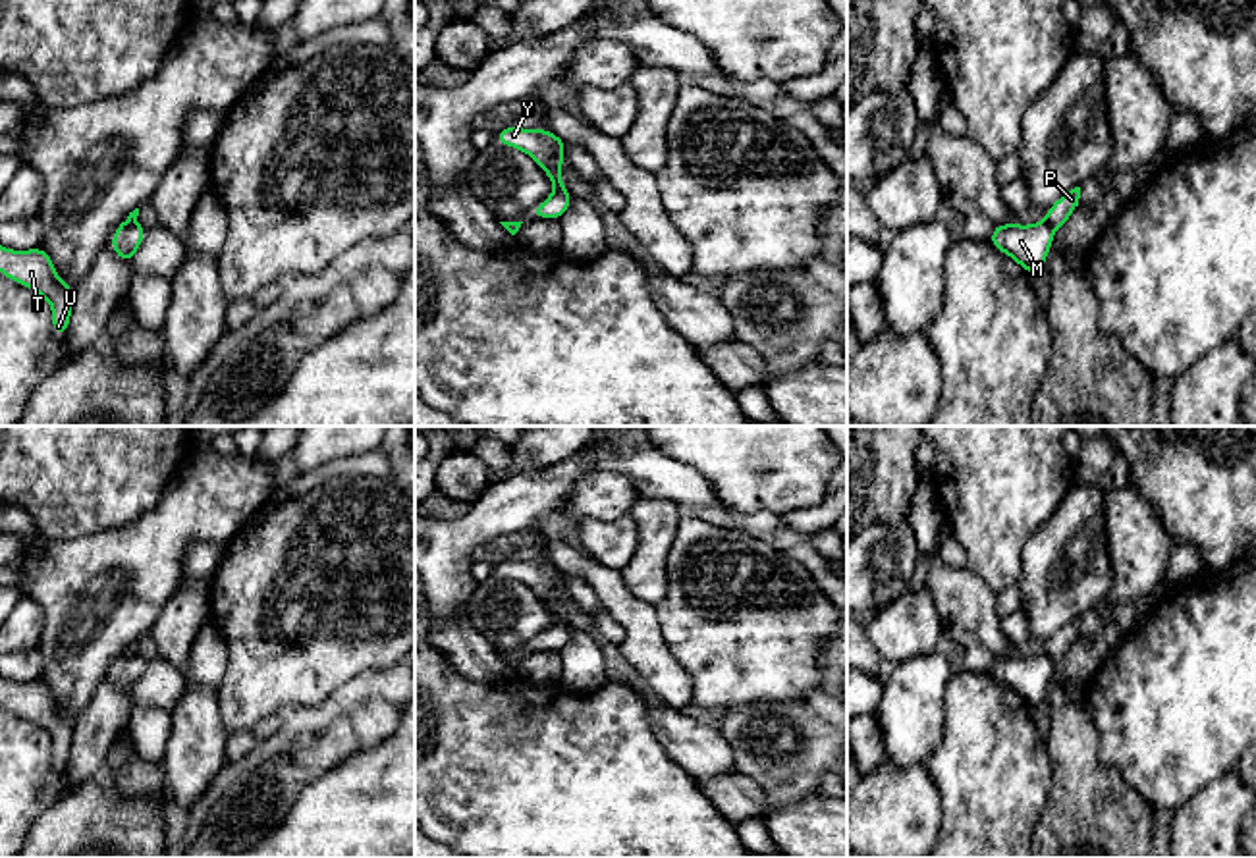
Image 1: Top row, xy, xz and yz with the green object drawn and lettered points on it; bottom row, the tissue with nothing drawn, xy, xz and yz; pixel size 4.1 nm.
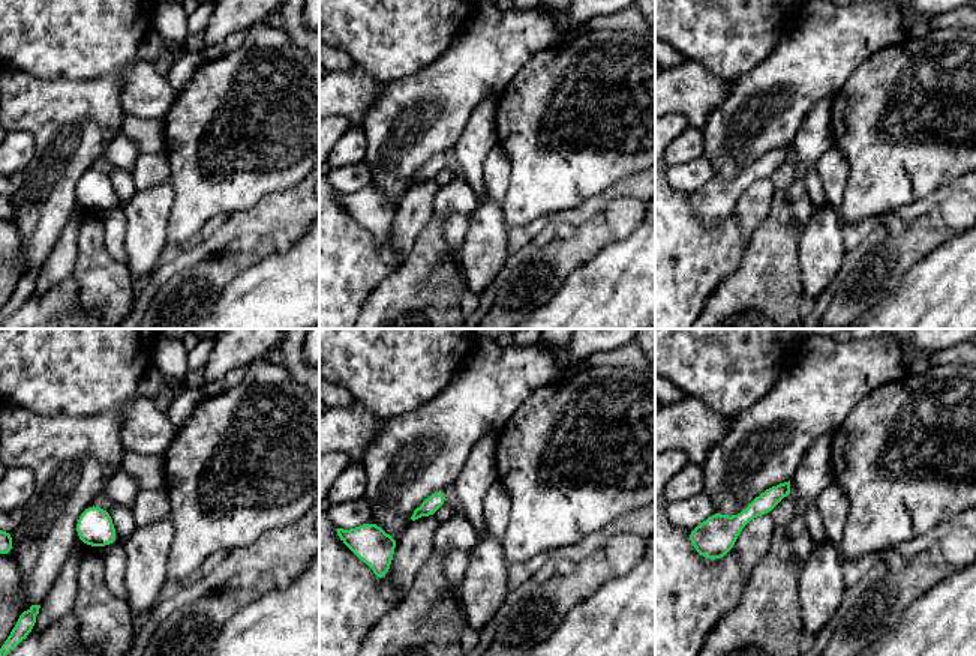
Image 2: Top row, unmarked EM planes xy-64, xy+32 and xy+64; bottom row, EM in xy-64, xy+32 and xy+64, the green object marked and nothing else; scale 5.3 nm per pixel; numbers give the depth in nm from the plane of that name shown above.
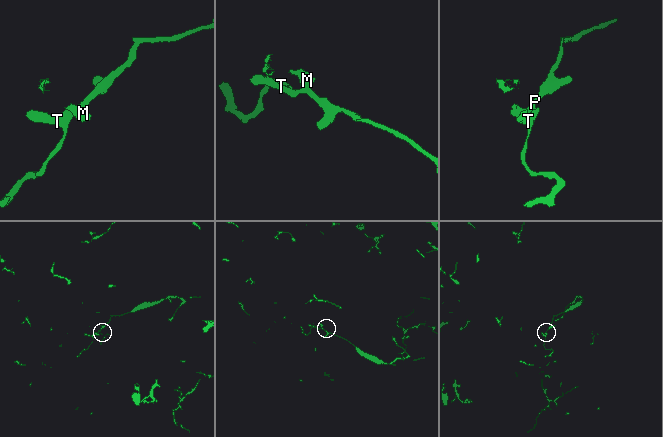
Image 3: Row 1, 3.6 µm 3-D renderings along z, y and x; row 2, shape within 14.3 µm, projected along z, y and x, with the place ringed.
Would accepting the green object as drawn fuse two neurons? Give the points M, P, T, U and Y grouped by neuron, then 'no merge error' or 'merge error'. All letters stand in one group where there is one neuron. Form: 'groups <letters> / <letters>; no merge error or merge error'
groups M Y / P T U; merge error

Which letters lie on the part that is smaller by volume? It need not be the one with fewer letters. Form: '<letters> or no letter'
P, T, U

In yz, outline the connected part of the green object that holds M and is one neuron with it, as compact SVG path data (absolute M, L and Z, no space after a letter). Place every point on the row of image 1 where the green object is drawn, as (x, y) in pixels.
M1048 222L1030 226L996 224L988 241L1030 276L1036 276L1044 272L1046 256L1053 243L1053 229Z

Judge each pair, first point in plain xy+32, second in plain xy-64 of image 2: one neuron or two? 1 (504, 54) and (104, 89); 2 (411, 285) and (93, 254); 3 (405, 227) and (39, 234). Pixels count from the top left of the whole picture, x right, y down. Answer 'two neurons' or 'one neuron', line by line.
1: one neuron
2: two neurons
3: two neurons

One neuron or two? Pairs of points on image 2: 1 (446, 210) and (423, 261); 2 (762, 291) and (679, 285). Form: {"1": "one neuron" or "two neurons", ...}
{"1": "one neuron", "2": "two neurons"}

